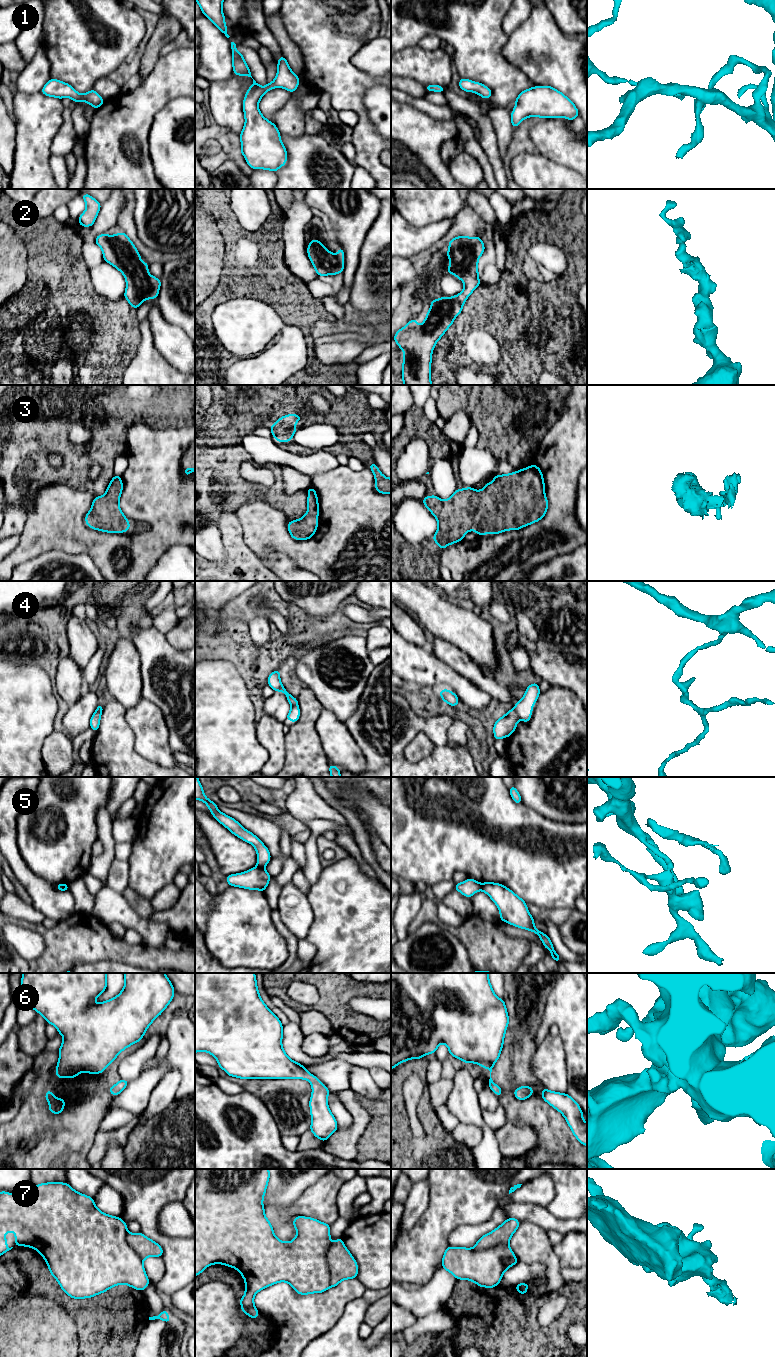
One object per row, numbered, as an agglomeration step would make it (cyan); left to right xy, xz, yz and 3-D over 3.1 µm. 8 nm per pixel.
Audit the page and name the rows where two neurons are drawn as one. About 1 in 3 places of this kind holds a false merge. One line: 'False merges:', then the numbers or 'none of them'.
False merges: 4, 5

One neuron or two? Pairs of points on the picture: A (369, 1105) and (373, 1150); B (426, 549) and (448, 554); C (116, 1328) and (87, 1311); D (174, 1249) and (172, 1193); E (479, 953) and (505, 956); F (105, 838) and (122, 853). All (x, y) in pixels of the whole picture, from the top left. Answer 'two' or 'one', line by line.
A: one
B: two
C: one
D: one
E: one
F: two

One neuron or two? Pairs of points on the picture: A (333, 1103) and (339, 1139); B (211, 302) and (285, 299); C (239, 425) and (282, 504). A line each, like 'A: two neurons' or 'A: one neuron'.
A: two neurons
B: one neuron
C: two neurons

